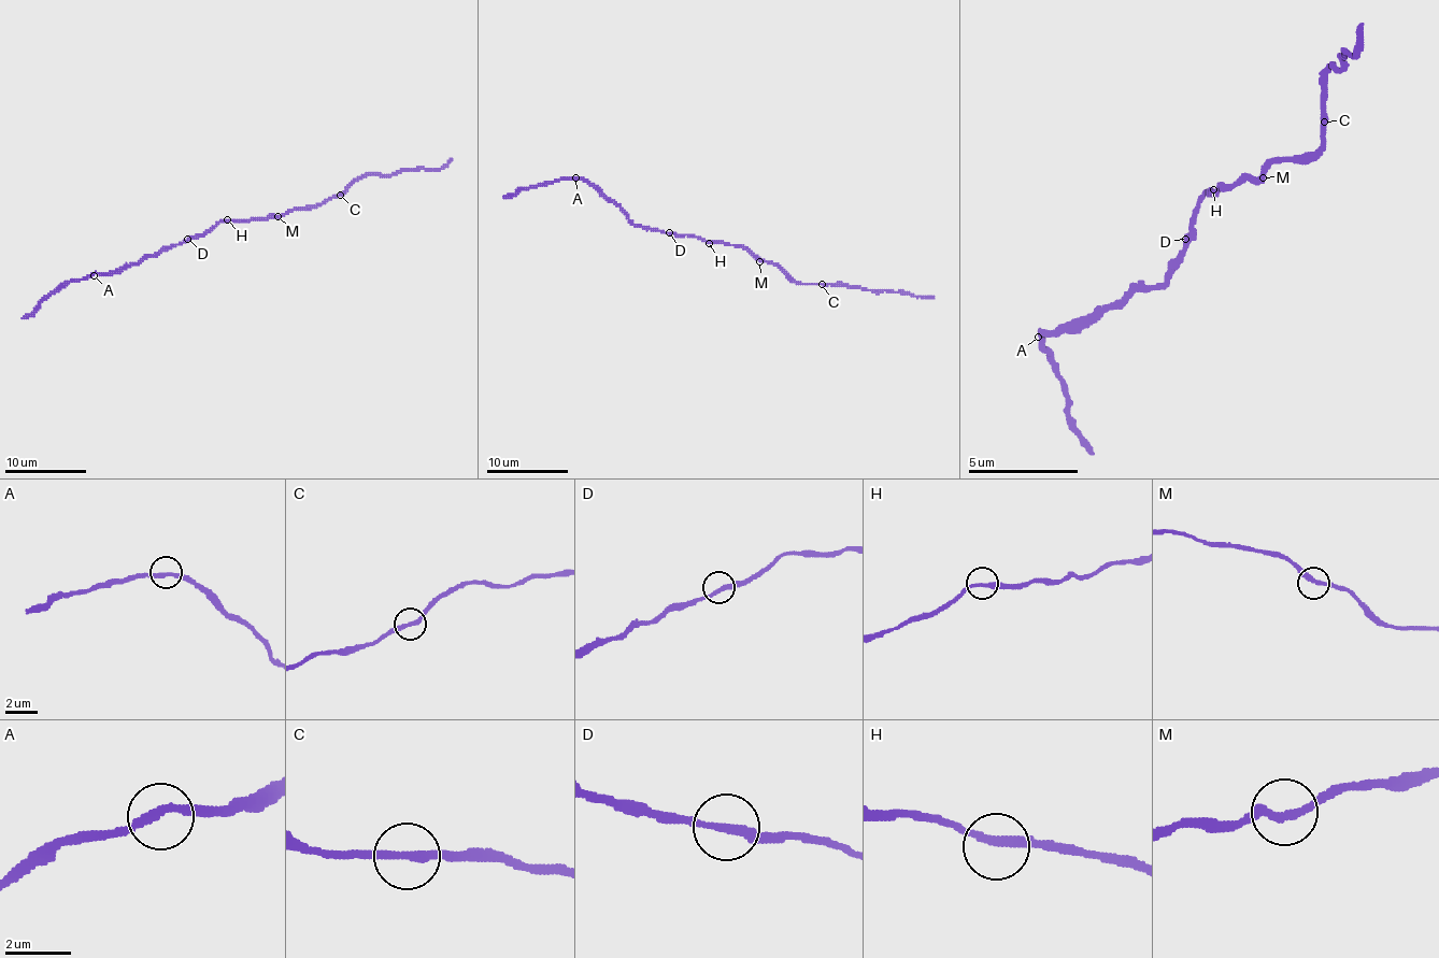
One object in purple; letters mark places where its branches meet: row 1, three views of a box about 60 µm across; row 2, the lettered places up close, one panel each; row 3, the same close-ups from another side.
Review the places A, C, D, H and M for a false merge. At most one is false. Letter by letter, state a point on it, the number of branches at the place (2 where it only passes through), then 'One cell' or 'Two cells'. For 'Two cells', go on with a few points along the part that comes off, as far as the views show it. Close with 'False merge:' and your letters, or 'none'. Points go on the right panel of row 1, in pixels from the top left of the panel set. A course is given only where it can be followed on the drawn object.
A: Place: (1038, 337). Branches: 2. One cell
C: Place: (1324, 122). Branches: 2. One cell
D: Place: (1185, 239). Branches: 2. One cell
H: Place: (1213, 189). Branches: 2. One cell
M: Place: (1263, 177). Branches: 2. One cell
False merge: none

